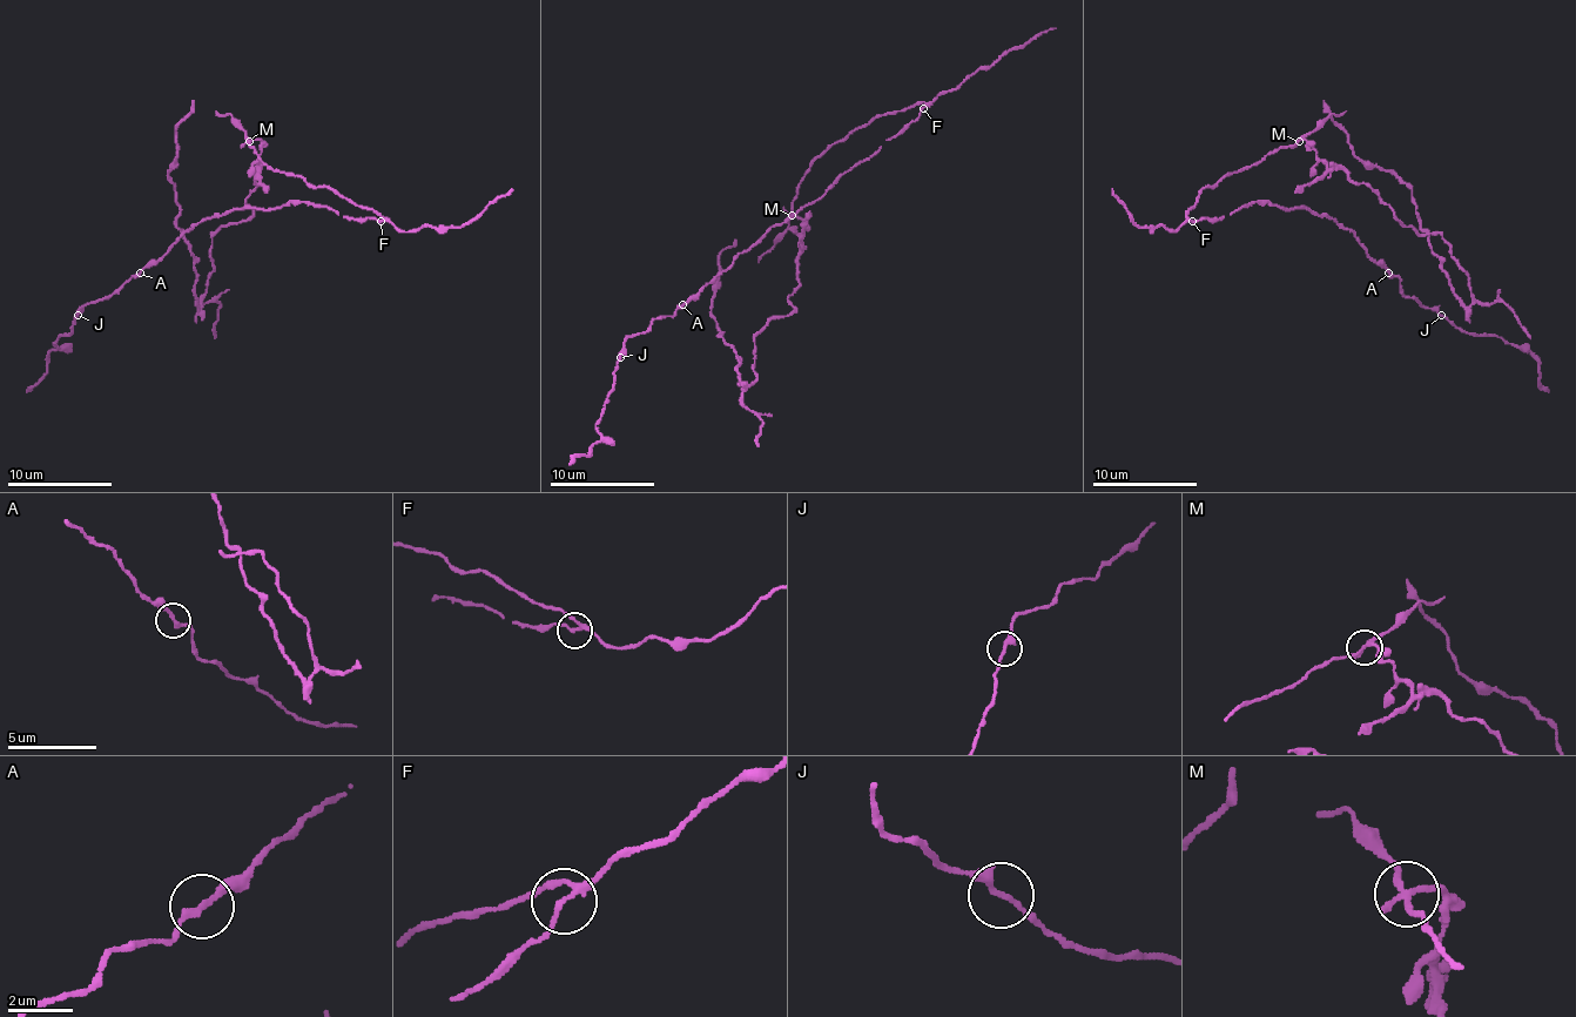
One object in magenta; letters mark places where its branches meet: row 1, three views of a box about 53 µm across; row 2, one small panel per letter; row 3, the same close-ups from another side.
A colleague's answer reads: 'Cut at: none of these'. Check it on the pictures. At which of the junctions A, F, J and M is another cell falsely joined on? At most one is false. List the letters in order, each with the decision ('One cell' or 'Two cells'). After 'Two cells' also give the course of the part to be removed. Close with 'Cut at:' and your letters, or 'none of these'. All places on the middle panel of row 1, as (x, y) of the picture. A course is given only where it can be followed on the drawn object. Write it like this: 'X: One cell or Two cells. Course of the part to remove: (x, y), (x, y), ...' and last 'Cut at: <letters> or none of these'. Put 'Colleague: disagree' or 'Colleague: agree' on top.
Colleague: disagree
A: One cell
F: One cell
J: One cell
M: Two cells. Course of the part to remove: (790, 215), (803, 223), (796, 310), (754, 338), (743, 389), (712, 312), (735, 238)
Cut at: M

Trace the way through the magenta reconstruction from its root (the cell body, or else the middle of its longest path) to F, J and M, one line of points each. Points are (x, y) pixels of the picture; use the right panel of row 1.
F: (1218, 183), (1207, 187), (1197, 197), (1186, 215), (1191, 221)
J: (1218, 183), (1197, 197), (1191, 221), (1254, 202), (1312, 210), (1349, 228), (1407, 297), (1441, 315)
M: (1218, 183), (1281, 147), (1299, 142)

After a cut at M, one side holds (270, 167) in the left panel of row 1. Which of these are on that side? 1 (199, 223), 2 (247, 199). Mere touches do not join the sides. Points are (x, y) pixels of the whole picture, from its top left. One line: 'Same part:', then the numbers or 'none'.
Same part: 1

